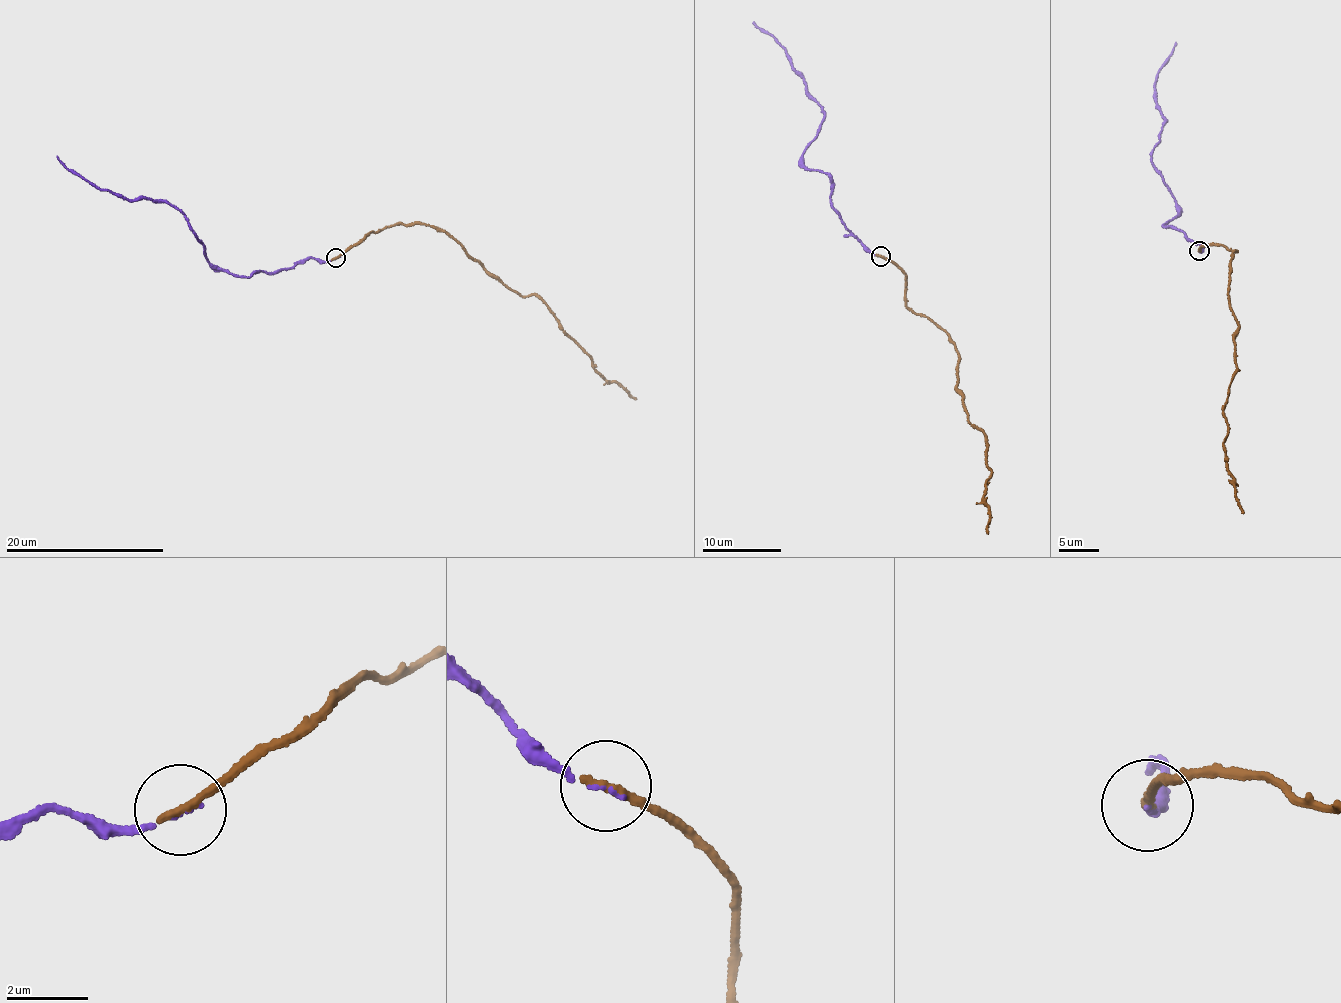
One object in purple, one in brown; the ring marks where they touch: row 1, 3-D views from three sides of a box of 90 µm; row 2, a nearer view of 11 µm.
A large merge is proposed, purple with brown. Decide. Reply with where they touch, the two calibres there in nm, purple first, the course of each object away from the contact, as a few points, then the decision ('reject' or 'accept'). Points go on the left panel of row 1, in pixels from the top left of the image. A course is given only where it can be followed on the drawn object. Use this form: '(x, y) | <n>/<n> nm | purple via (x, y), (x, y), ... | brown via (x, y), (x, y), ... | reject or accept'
(336, 258) | 100/240 nm | purple via (336, 258), (249, 276), (227, 273), (210, 262), (185, 215), (88, 182), (57, 156) | brown via (336, 258), (385, 227), (436, 227), (495, 278), (542, 300), (591, 356), (594, 371), (637, 398) | accept

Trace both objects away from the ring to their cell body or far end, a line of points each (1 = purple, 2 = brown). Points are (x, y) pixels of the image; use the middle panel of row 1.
1: (881, 256), (849, 231), (831, 197), (831, 177), (805, 168), (802, 157), (826, 113), (754, 21)
2: (881, 256), (905, 274), (910, 308), (951, 336), (958, 389), (986, 446), (989, 534)

